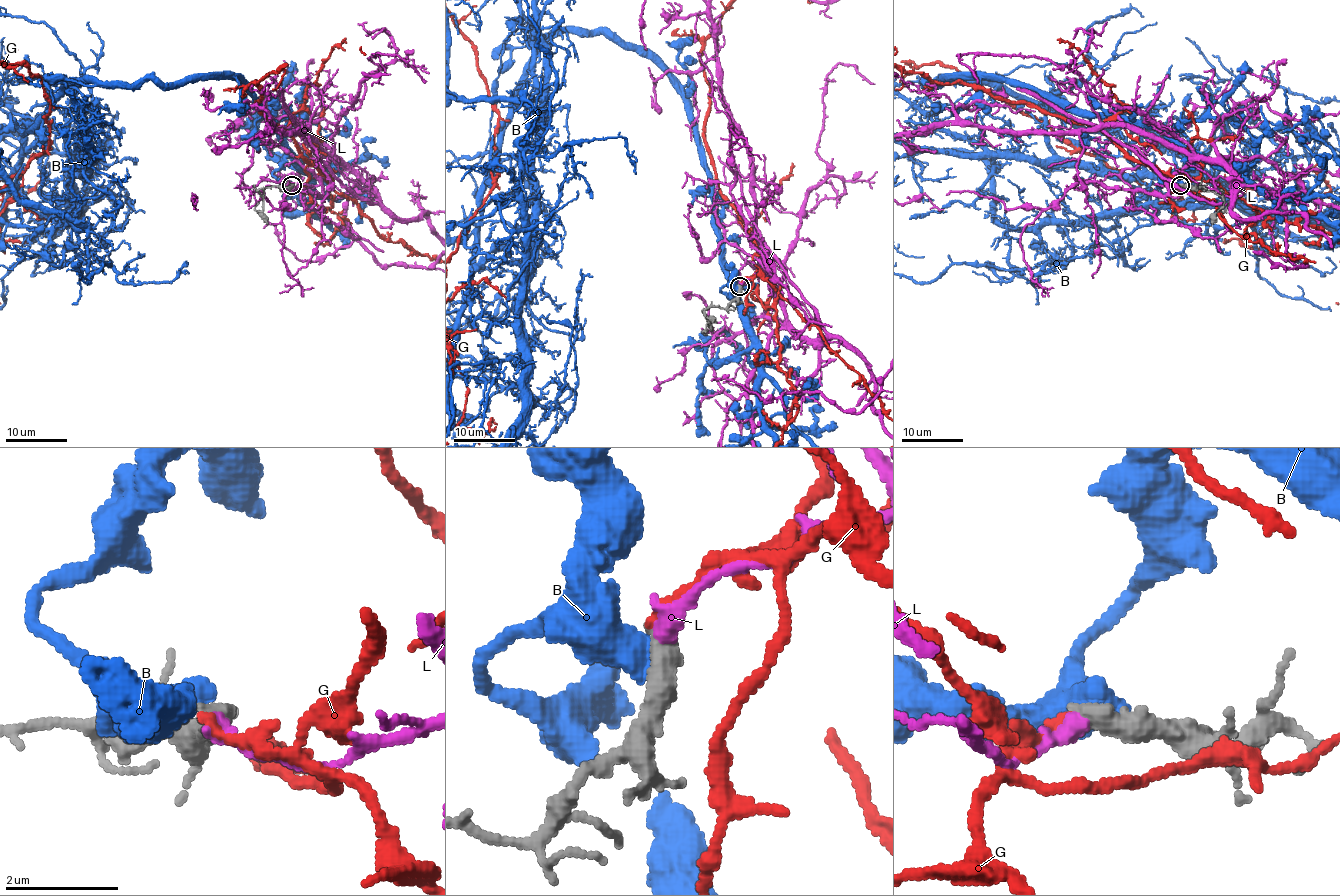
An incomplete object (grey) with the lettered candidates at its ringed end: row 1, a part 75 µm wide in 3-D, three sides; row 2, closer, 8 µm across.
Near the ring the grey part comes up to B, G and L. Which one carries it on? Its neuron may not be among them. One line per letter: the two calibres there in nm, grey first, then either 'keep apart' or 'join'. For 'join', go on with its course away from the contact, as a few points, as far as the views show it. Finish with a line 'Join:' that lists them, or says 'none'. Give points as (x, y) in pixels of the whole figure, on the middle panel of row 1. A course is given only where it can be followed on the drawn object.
B: calibres 480 and 550 nm; keep apart
G: calibres 400 and 140 nm; keep apart
L: calibres 440 and 320 nm; join
Join: L

